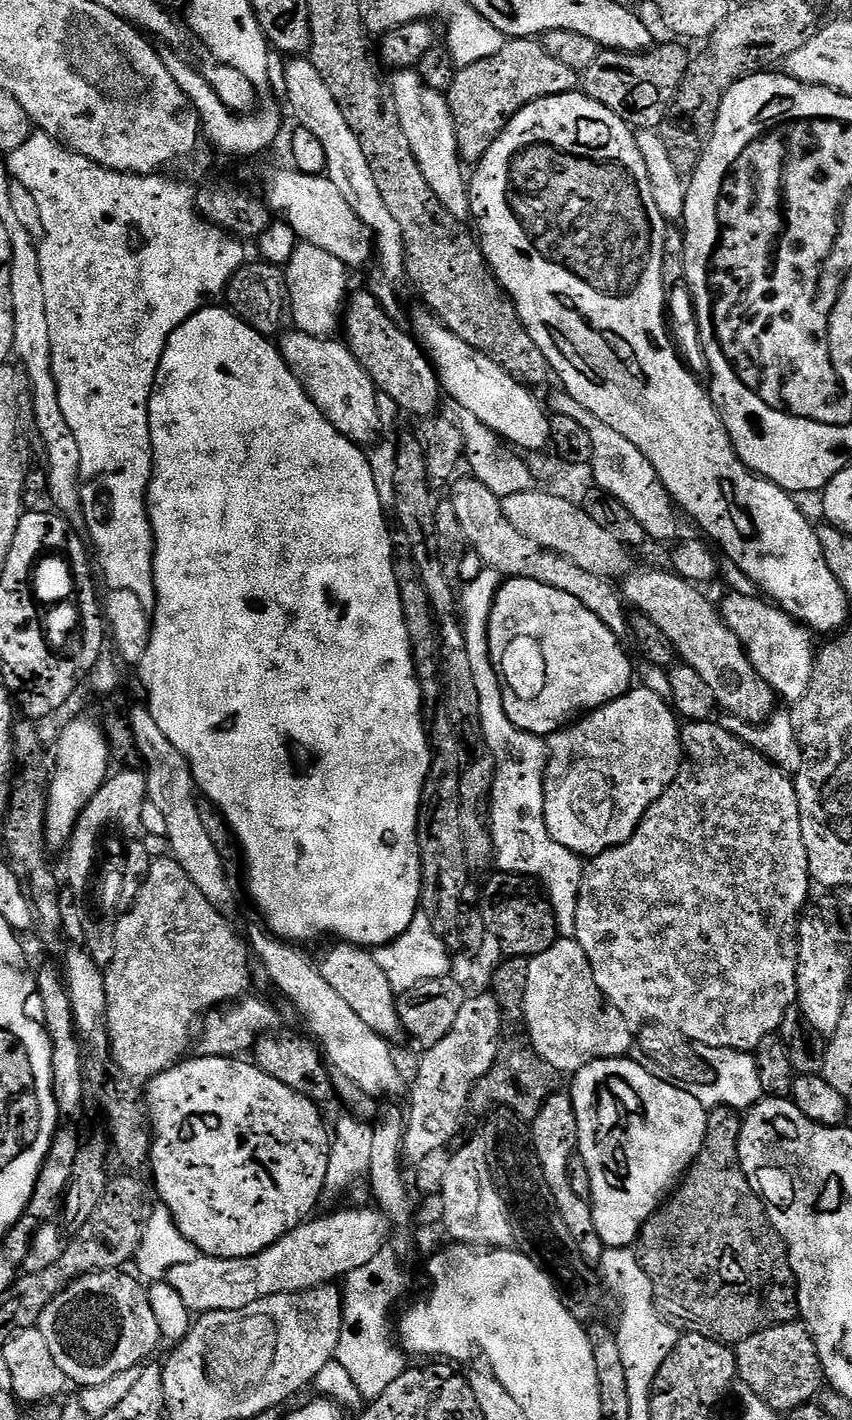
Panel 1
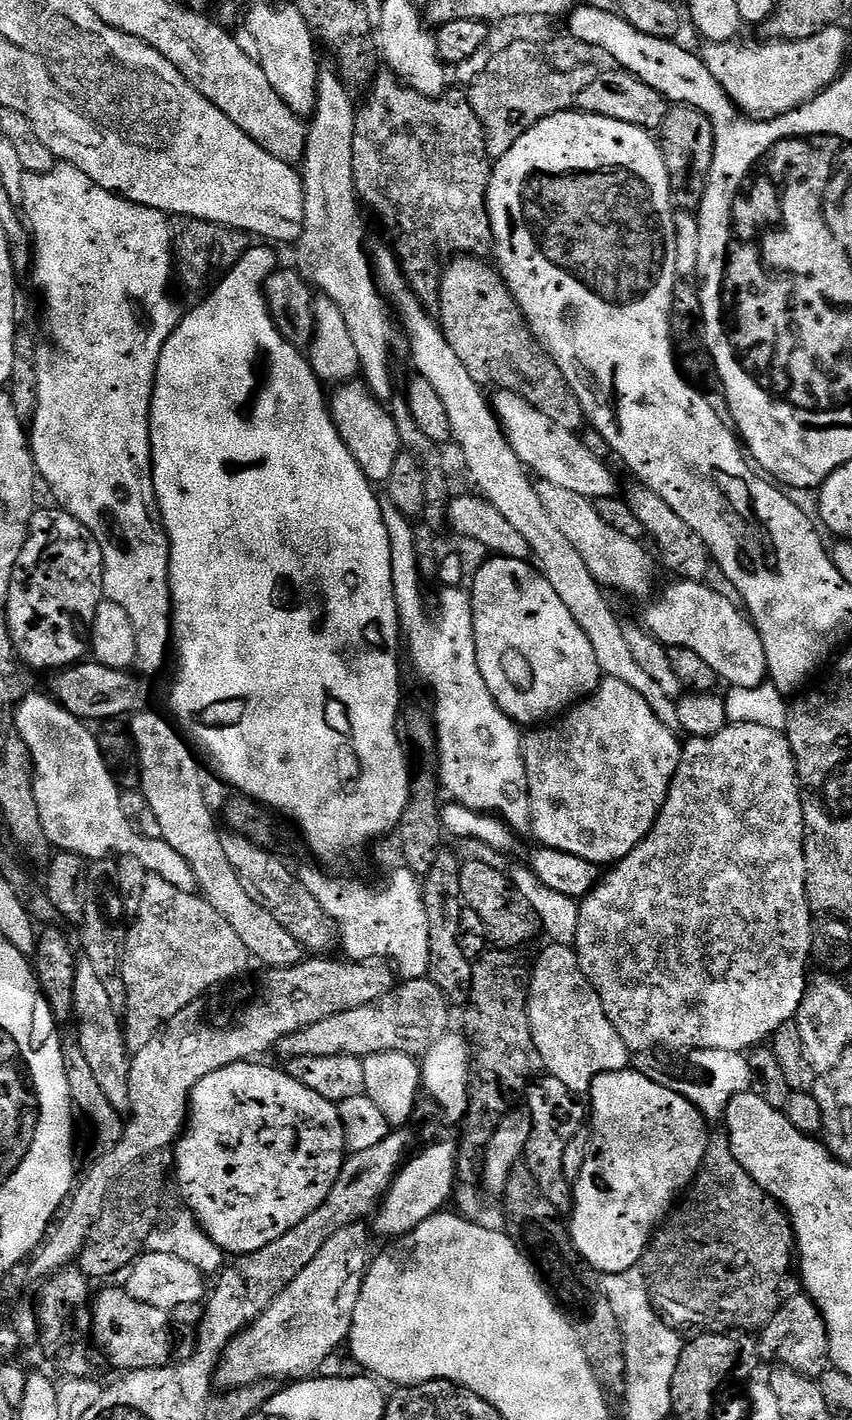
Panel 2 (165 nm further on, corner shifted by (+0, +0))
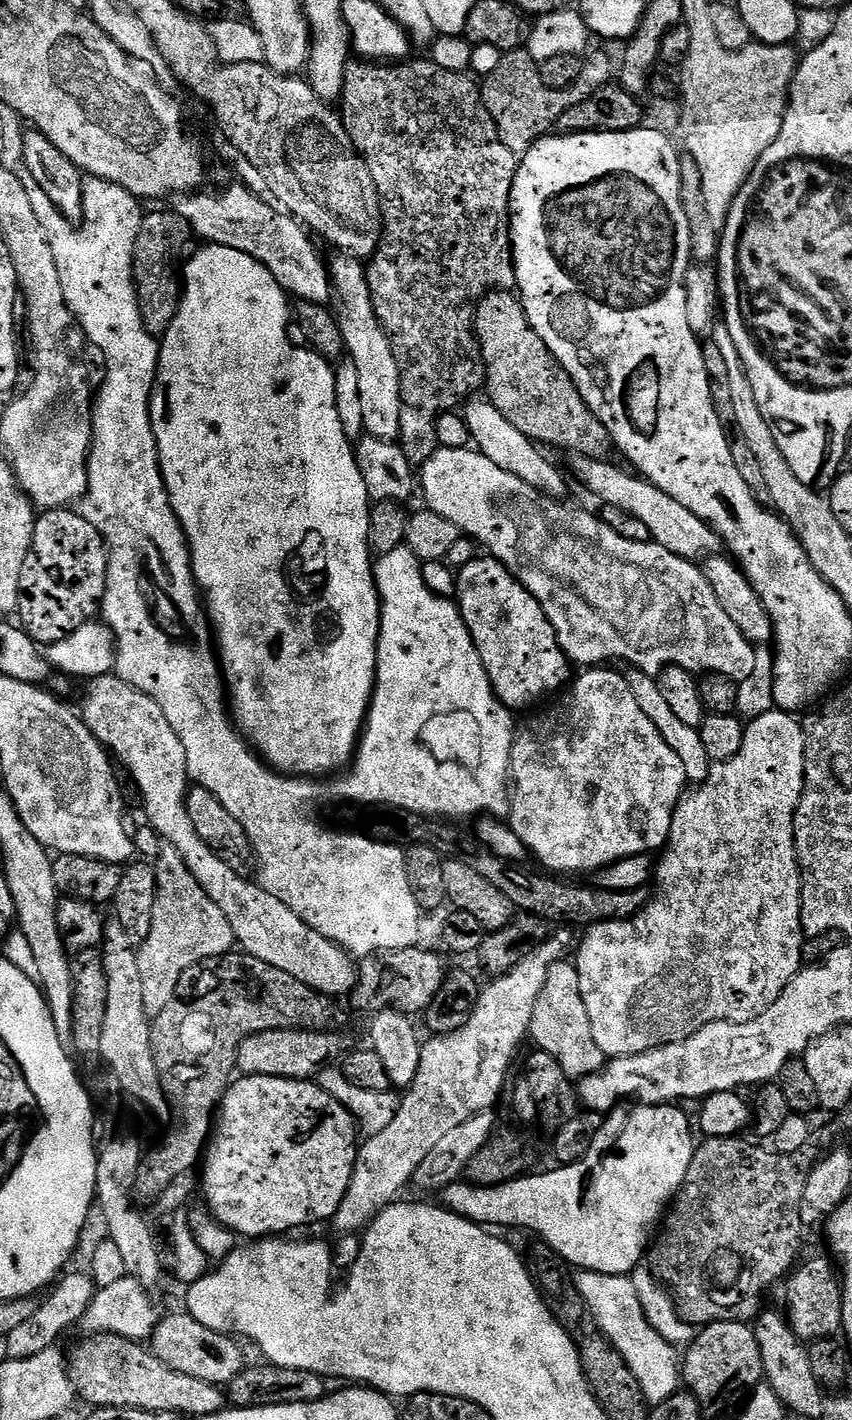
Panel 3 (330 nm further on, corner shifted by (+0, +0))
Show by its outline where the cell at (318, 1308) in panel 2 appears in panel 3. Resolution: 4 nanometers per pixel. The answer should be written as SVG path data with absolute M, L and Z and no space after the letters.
M568 930L553 931L548 939L541 940L539 946L525 960L518 962L518 966L511 968L505 976L495 977L491 981L492 985L481 991L476 1000L474 1014L470 1022L462 1026L462 1030L451 1032L449 1036L433 1035L428 1038L432 1040L423 1041L418 1074L412 1085L400 1096L398 1114L394 1114L390 1126L386 1126L382 1134L369 1136L359 1145L354 1162L354 1174L350 1178L346 1198L342 1198L342 1206L338 1206L334 1217L334 1225L336 1224L338 1231L363 1233L376 1215L391 1204L397 1203L399 1196L396 1195L407 1184L413 1183L418 1166L422 1166L426 1154L430 1154L430 1150L434 1150L434 1146L438 1146L438 1142L442 1142L442 1138L446 1138L450 1130L462 1126L462 1122L470 1122L470 1118L474 1118L480 1112L492 1112L495 1109L495 1104L500 1100L500 1091L504 1088L504 1079L508 1076L508 1067L511 1066L520 1043L529 1035L534 1002L538 1002L538 994L542 986L546 986L546 974L550 974L550 966L554 966L554 962L565 959L573 947L574 936L572 940L571 934L573 935Z

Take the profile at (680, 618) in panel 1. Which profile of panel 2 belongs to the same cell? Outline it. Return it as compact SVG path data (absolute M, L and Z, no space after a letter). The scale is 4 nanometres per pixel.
M540 480L536 489L550 518L554 518L554 523L561 528L570 546L578 550L582 562L586 562L586 570L590 570L590 574L594 574L596 581L605 589L617 588L620 592L637 592L644 596L655 586L656 564L652 561L653 553L648 553L641 541L626 538L626 534L609 526L599 516L593 501L587 500L582 494L574 494L574 490L562 490L562 486L554 486L545 480Z

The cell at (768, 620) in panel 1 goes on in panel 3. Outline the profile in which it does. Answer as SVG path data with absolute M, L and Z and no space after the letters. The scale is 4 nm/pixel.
M441 447L419 469L418 484L422 492L424 488L424 504L428 510L440 515L447 522L453 523L465 537L475 541L483 551L485 548L488 551L485 553L491 559L506 566L506 570L510 570L512 577L518 582L522 582L522 586L526 586L526 590L530 590L530 594L534 594L534 598L542 606L550 626L554 628L554 634L558 638L562 650L573 665L604 666L612 662L608 660L621 660L622 663L629 664L627 666L629 669L644 672L645 675L653 678L659 676L660 671L664 668L678 667L685 668L686 671L693 674L712 673L728 676L737 682L749 678L753 673L755 647L740 633L738 626L734 626L734 622L730 622L730 618L718 602L718 594L714 594L710 582L706 582L703 571L693 561L683 560L678 554L670 554L670 550L657 544L630 542L630 538L622 538L622 534L614 534L614 530L610 530L610 526L606 526L606 522L602 522L595 511L579 512L576 508L567 508L567 503L554 500L551 496L543 496L541 492L534 490L534 486L522 482L522 478L514 478L514 474L506 474L506 470L498 470L498 466L494 466L494 462L490 462L490 458L486 458L471 447L458 450Z

